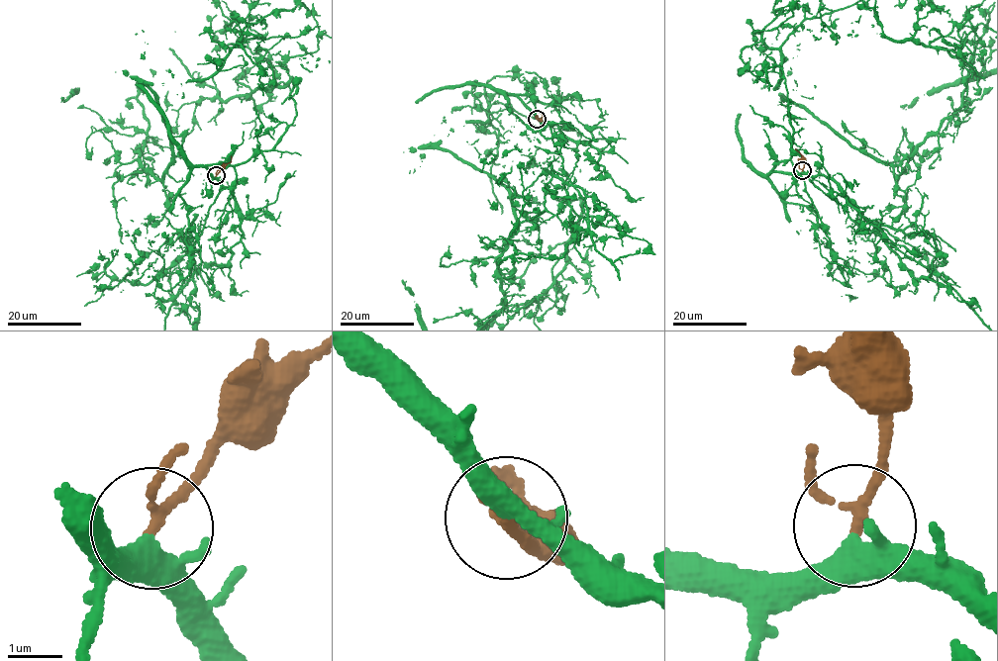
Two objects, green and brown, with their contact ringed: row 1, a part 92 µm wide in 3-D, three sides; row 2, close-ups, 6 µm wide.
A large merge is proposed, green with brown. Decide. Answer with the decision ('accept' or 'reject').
accept

